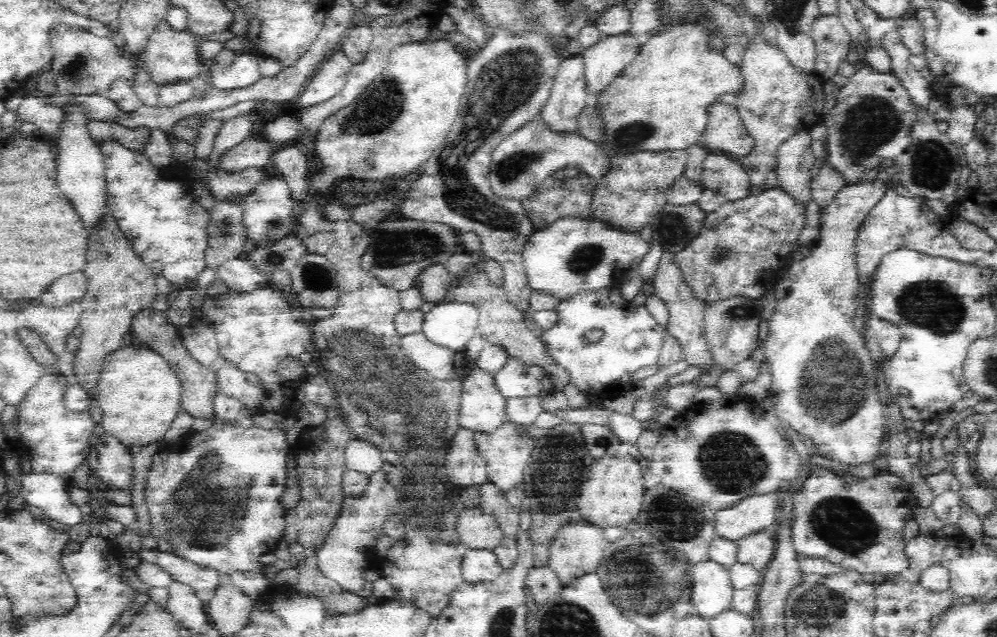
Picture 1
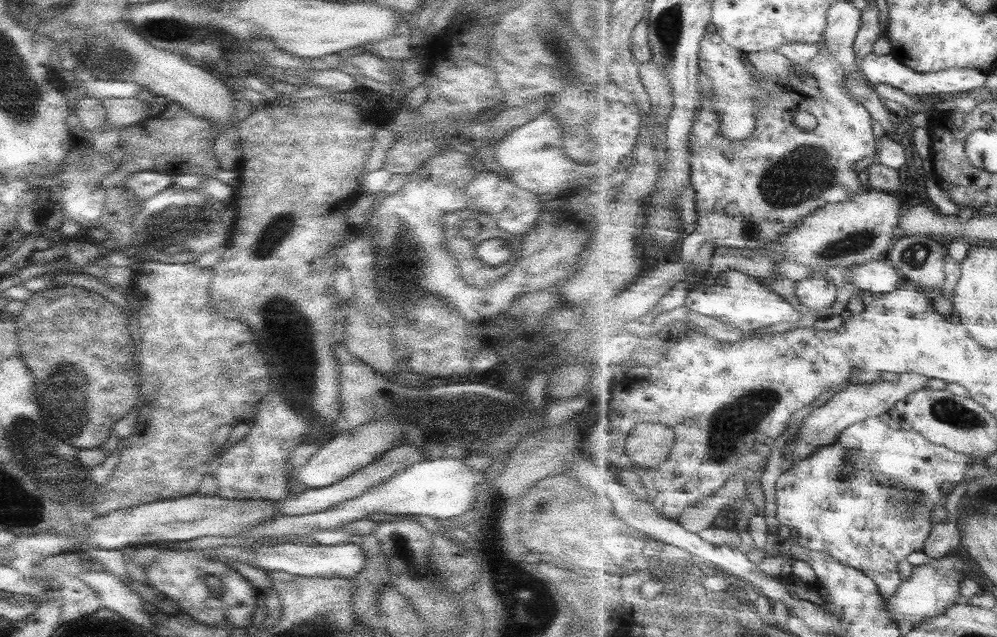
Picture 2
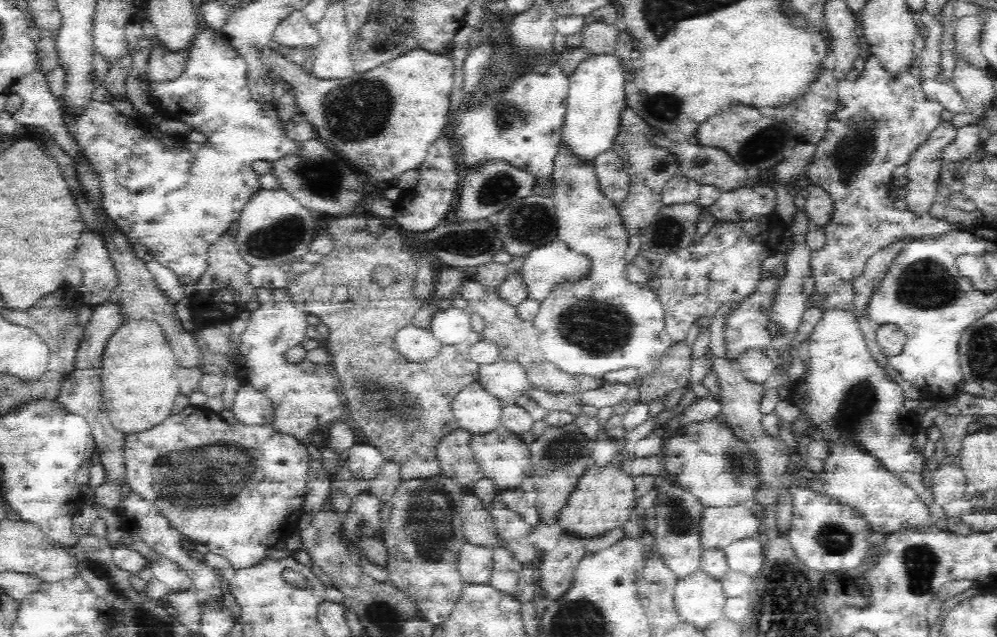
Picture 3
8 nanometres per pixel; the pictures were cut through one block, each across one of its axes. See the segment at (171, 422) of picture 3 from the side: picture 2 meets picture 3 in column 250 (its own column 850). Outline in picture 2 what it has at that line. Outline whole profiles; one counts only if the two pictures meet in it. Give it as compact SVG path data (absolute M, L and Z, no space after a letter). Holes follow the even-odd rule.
M878 416L871 417L849 426L837 442L820 446L809 458L799 460L778 476L774 483L774 516L783 532L786 528L794 528L798 532L799 538L791 543L793 546L830 554L839 562L862 570L878 584L884 598L893 598L904 583L899 574L899 562L913 552L923 552L925 540L934 524L931 514L939 502L945 502L943 498L947 495L941 492L941 484L965 480L975 462L981 461L939 446L920 432L891 428ZM856 470L868 471L873 481L869 478L857 480L853 474Z

